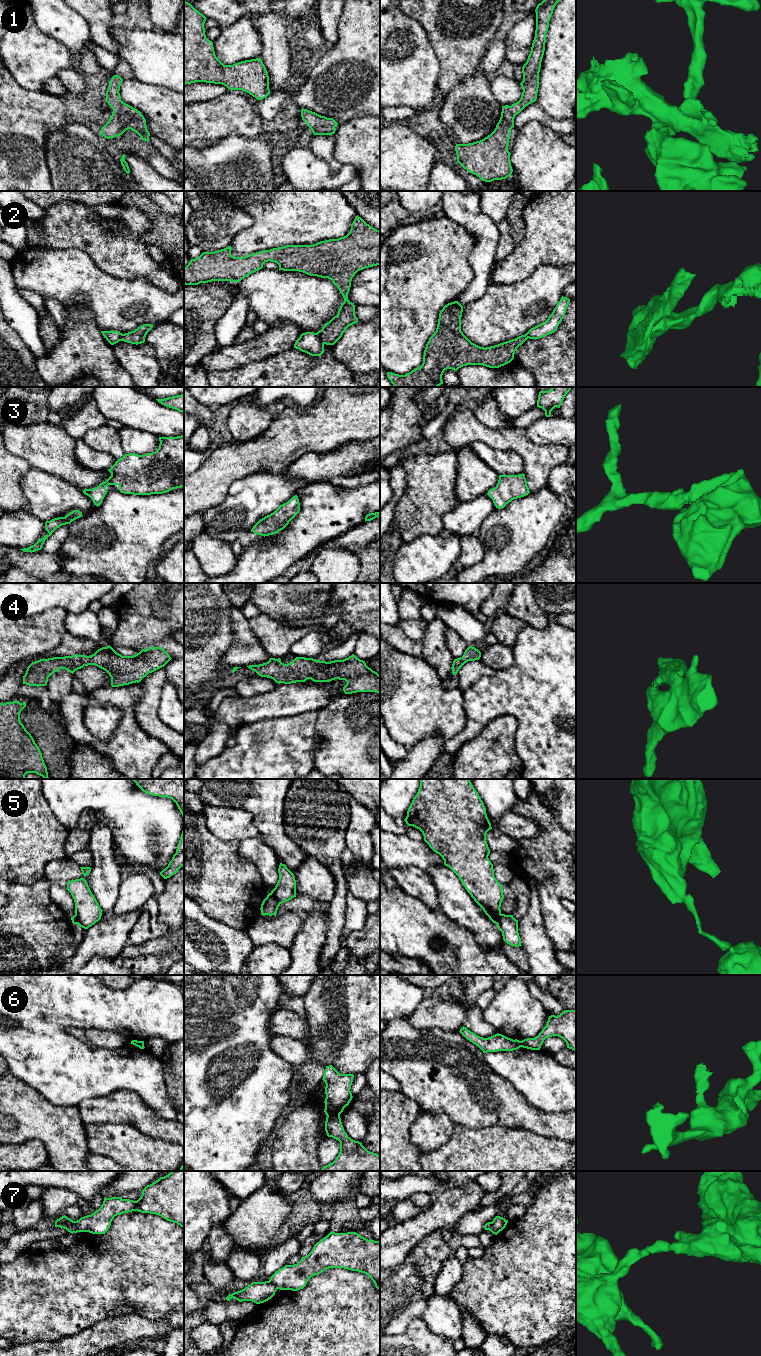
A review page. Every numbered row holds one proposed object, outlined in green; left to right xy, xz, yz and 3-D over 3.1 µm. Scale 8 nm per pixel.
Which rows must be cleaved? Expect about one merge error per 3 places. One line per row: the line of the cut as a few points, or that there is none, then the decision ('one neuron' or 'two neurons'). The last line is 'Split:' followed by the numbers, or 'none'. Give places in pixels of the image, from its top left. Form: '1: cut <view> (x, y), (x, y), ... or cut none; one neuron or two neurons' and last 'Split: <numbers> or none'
1: cut none; one neuron
2: cut xz (315, 333), (324, 343); two neurons
3: cut none; one neuron
4: cut none; one neuron
5: cut xz (269, 893), (280, 903); two neurons
6: cut xz (339, 1114), (327, 1116); two neurons
7: cut xy (76, 1221), (76, 1229), (78, 1231); two neurons
Split: 2, 5, 6, 7

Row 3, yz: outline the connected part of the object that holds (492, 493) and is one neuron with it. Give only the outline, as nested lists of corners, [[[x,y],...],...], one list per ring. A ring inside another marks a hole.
[[[525,474],[499,475],[495,488],[488,491],[487,495],[493,500],[498,509],[504,508],[514,499],[524,497],[530,493]]]

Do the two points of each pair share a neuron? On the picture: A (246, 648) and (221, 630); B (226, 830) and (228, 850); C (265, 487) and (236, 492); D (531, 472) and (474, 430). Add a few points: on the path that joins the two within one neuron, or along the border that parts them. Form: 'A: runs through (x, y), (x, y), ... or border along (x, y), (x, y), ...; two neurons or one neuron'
A: border along (231, 618), (235, 642), (225, 654), (223, 661); two neurons
B: border along (207, 828), (222, 840), (240, 841); two neurons
C: runs through (258, 492), (243, 492); one neuron
D: runs through (527, 454), (512, 439), (492, 437); one neuron

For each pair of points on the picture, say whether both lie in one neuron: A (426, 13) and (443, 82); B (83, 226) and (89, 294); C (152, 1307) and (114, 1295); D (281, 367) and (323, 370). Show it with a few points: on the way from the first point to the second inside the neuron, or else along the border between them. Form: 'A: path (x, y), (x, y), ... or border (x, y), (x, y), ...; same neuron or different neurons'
A: path (436, 30), (447, 43), (447, 65); same neuron
B: border (62, 247), (82, 249), (95, 264); different neurons
C: path (143, 1298), (140, 1295), (123, 1295); same neuron
D: path (291, 374), (313, 374); same neuron

